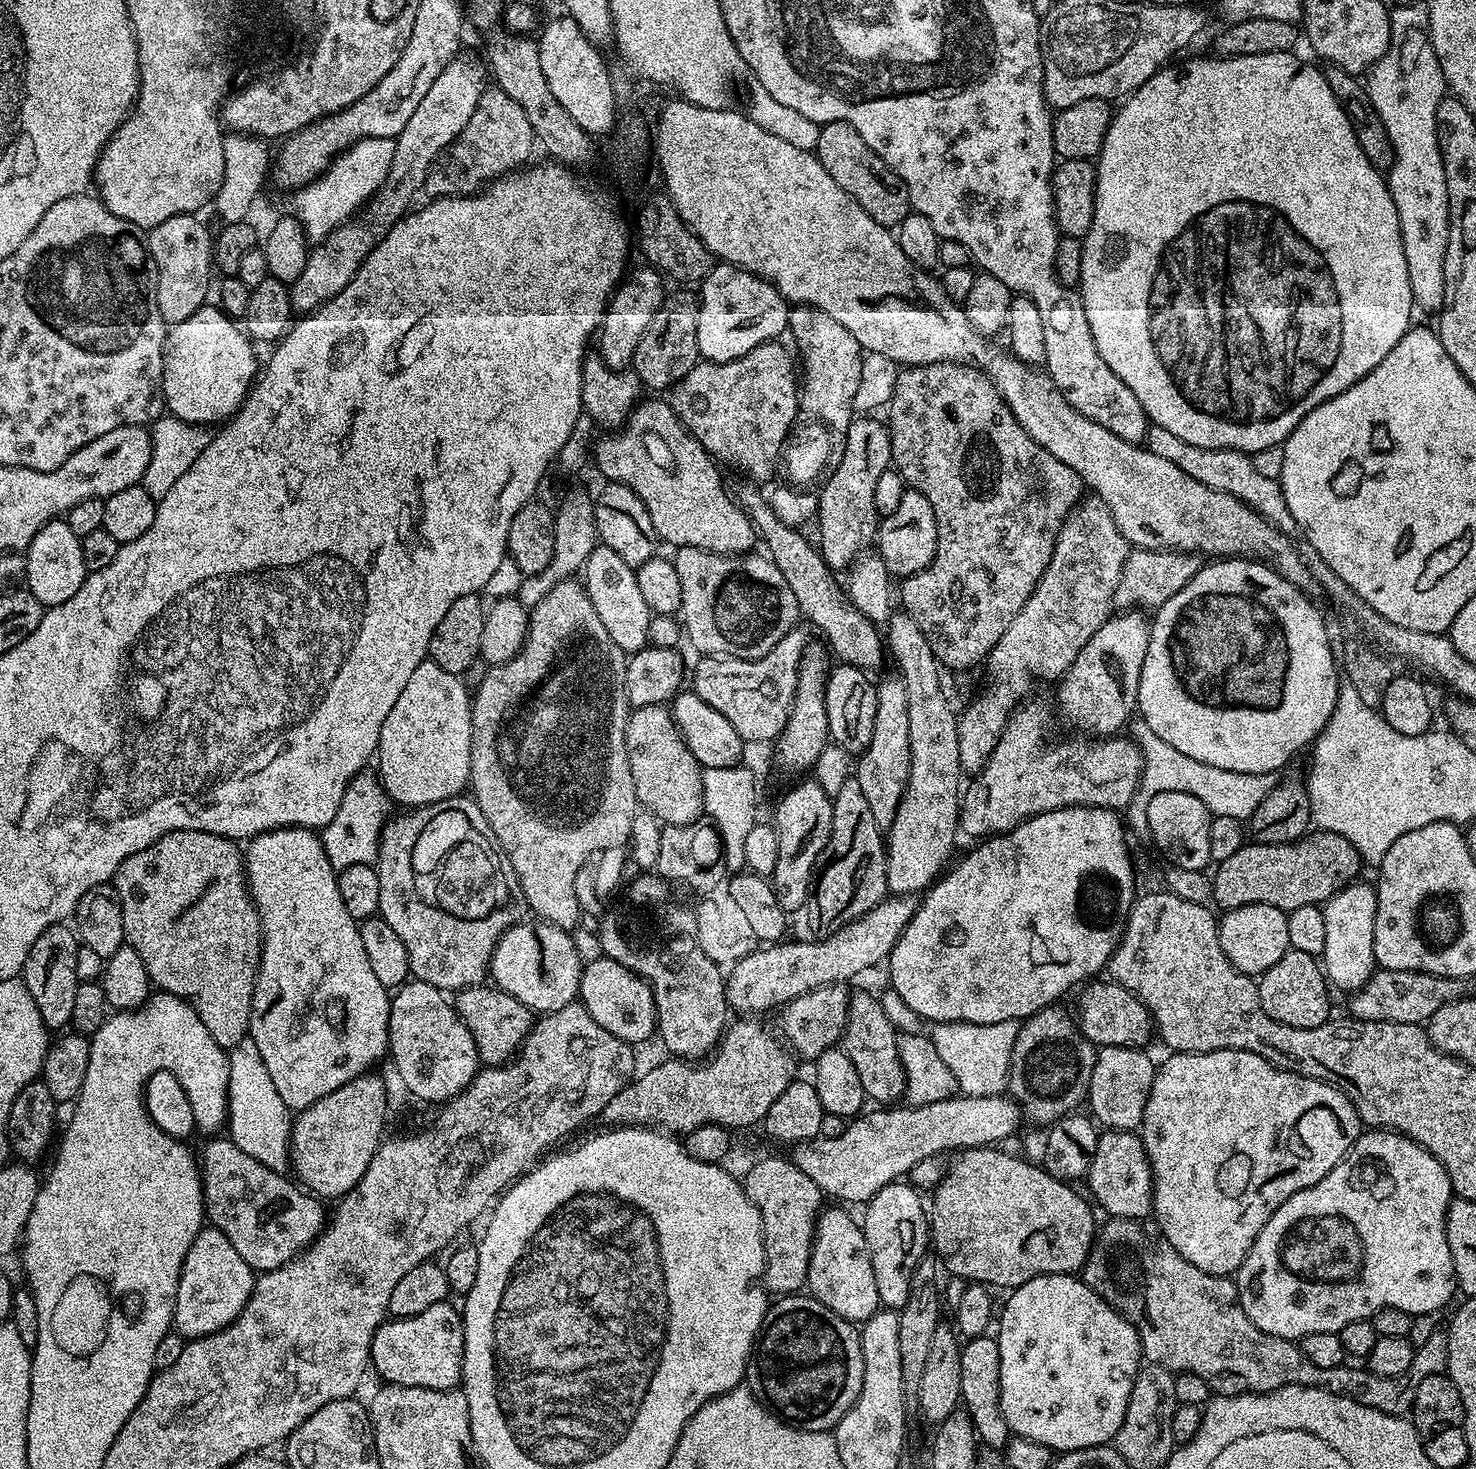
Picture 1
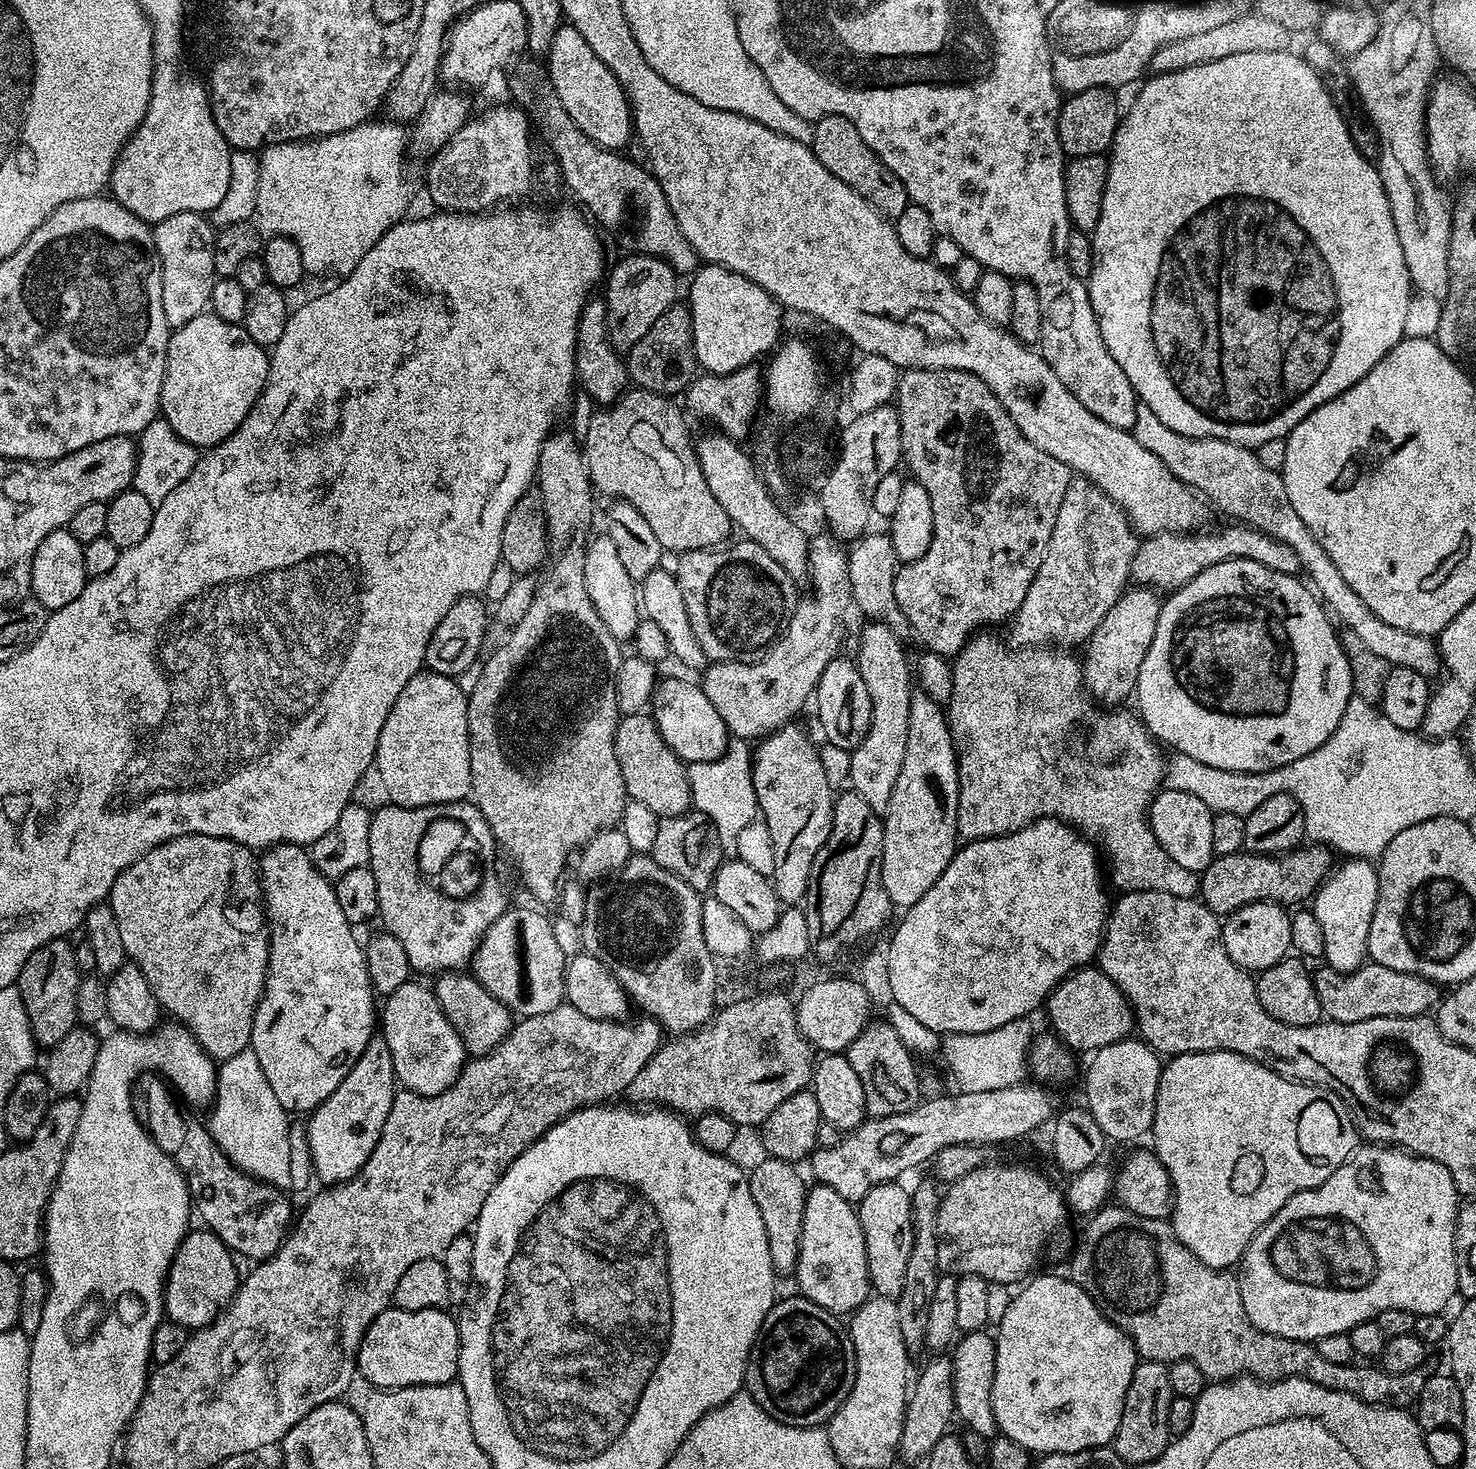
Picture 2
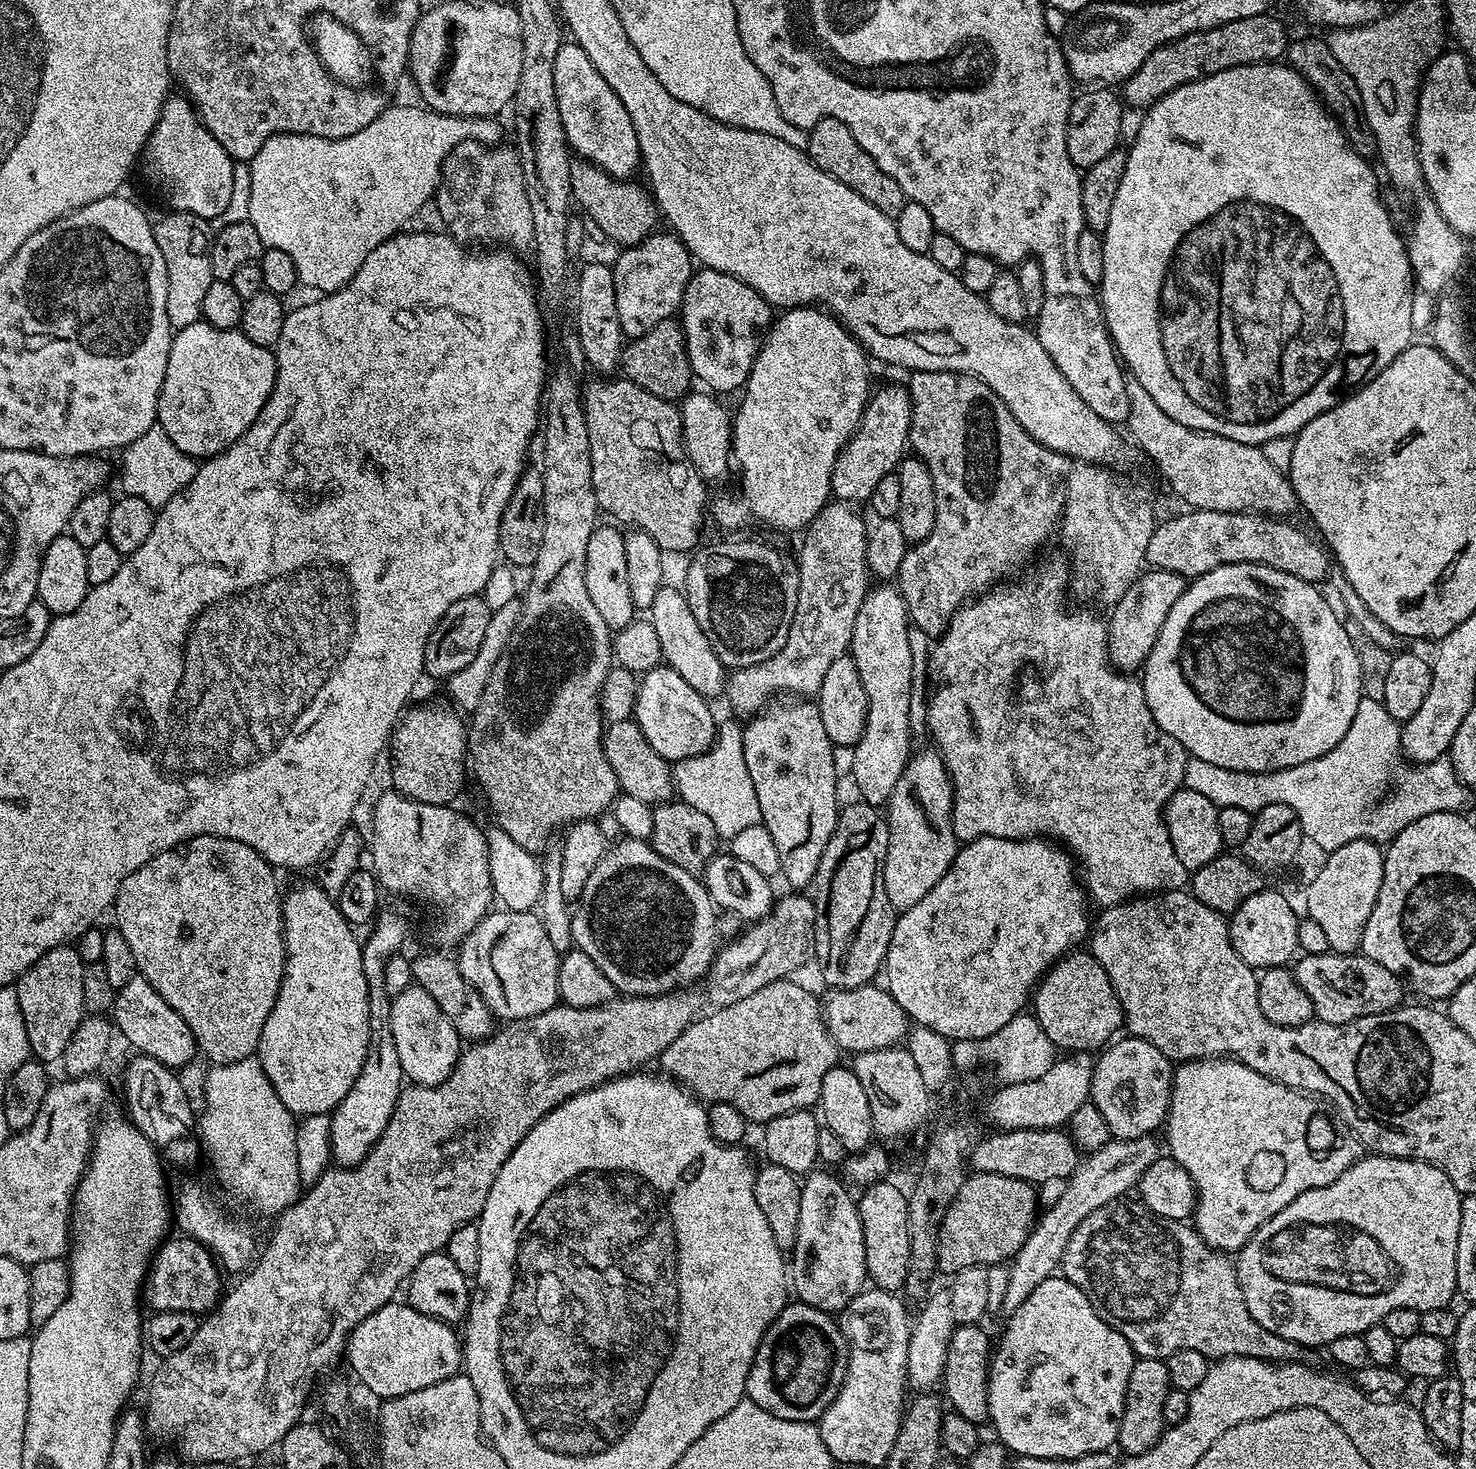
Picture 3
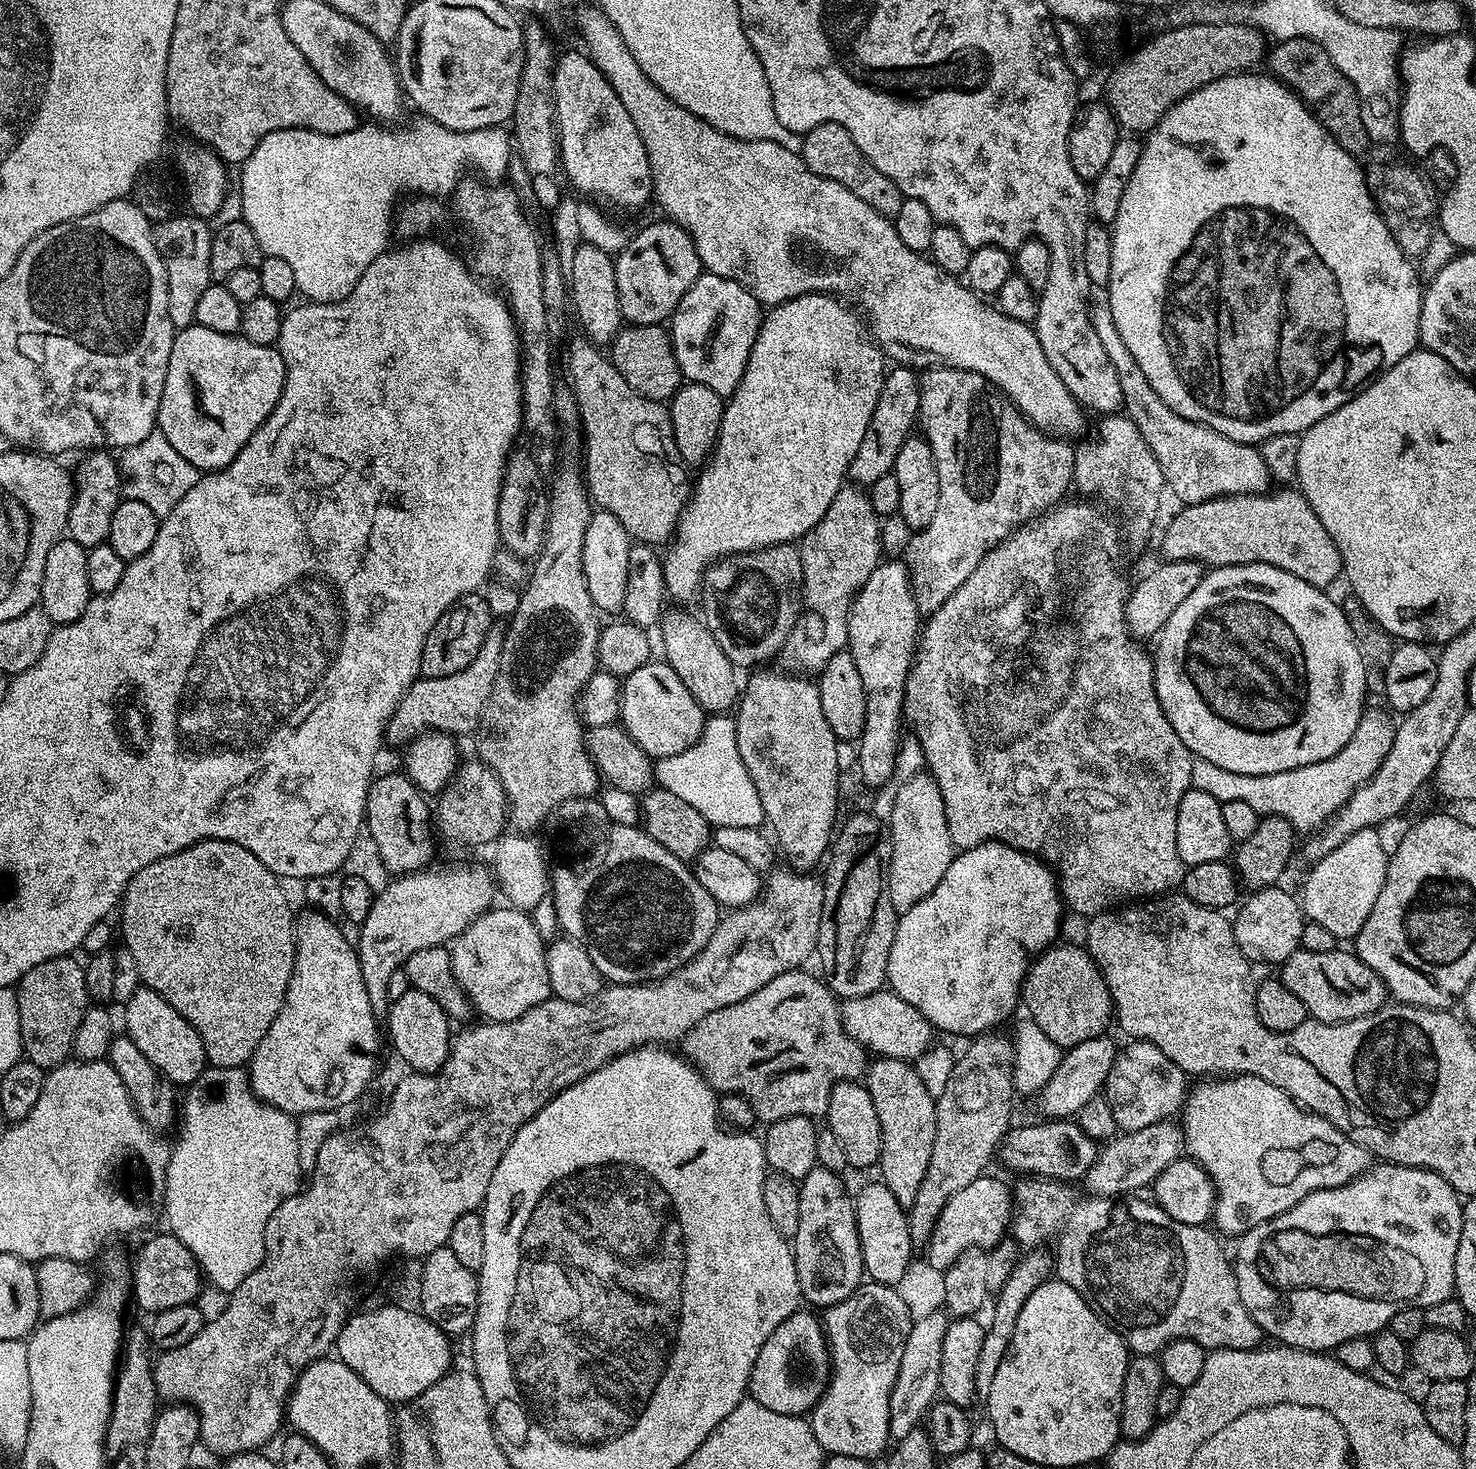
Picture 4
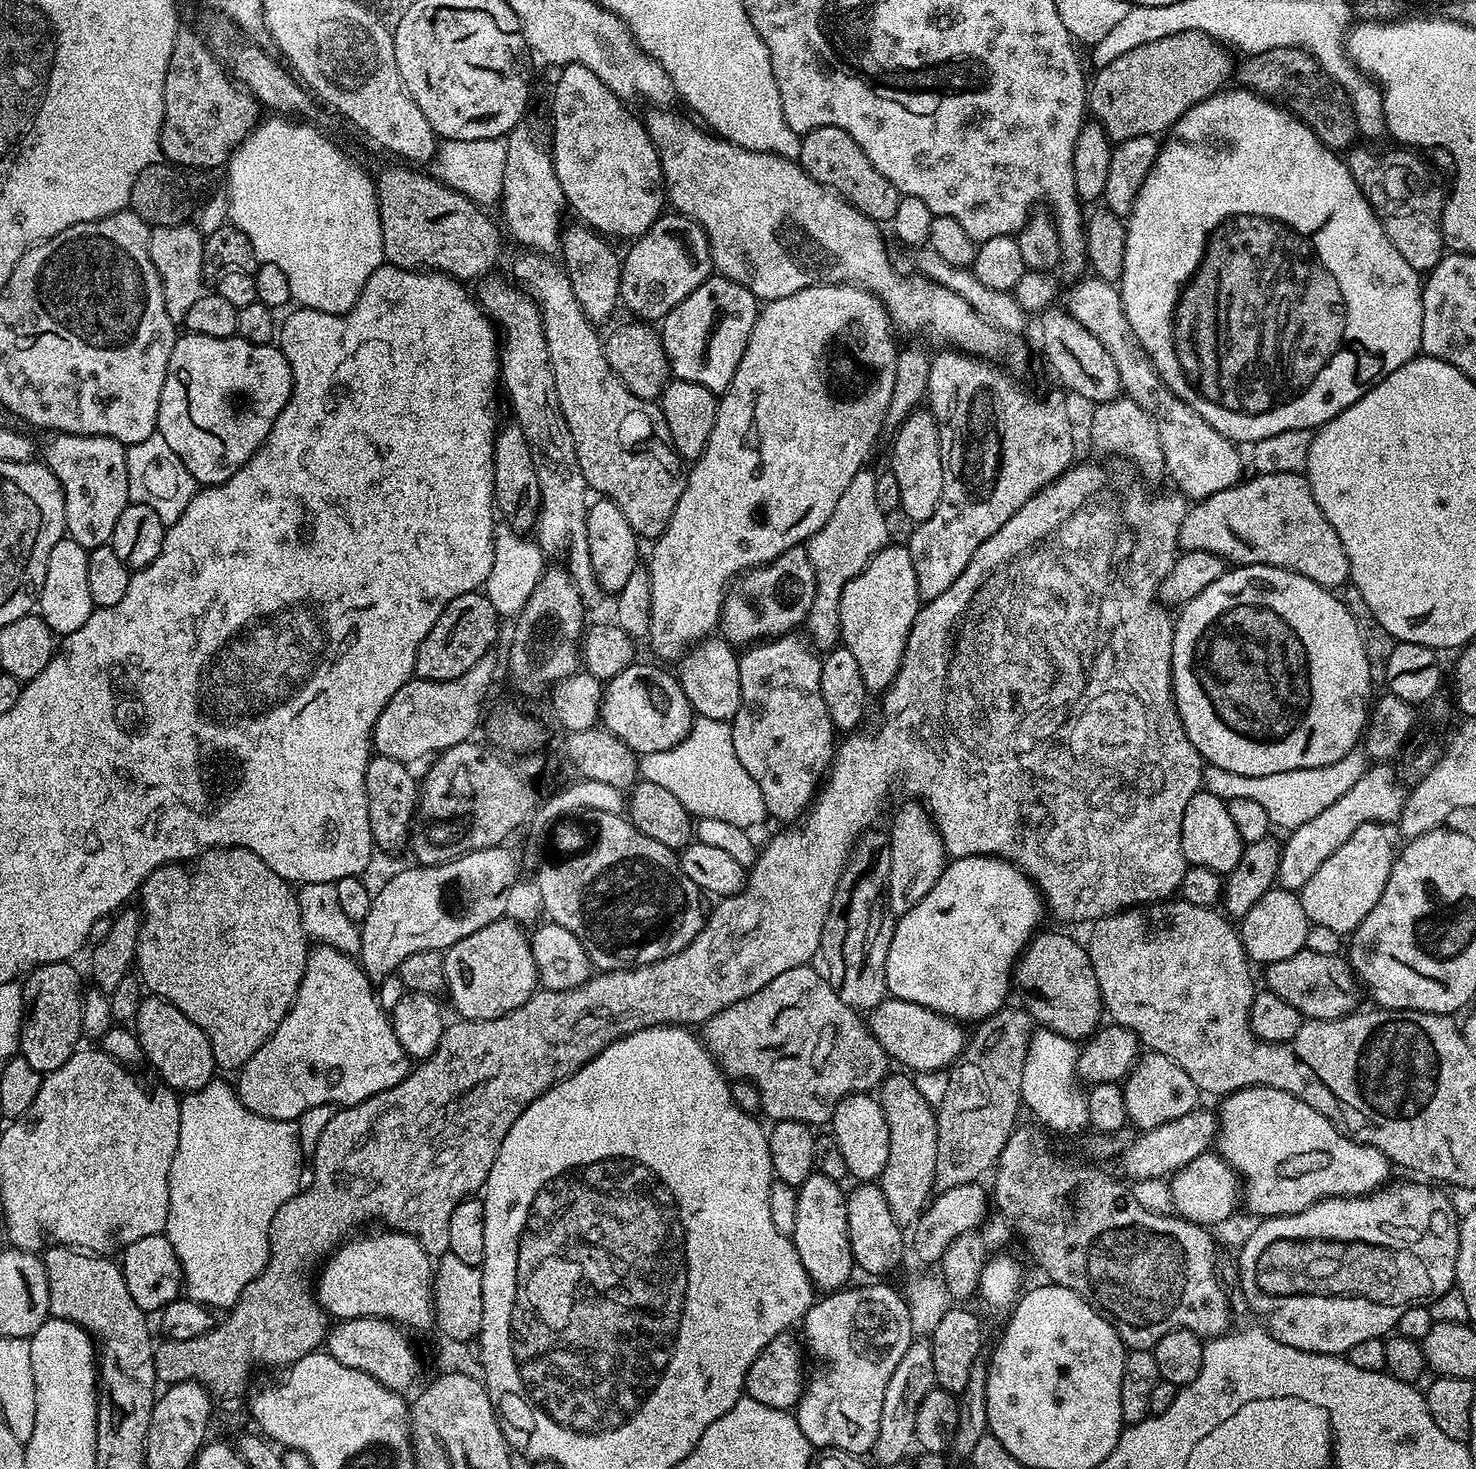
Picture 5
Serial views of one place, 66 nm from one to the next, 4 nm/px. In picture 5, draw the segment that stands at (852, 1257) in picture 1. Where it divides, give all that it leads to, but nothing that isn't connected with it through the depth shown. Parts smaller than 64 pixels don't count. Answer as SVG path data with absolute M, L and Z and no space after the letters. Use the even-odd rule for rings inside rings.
M813 1172L806 1182L797 1187L797 1221L792 1241L806 1274L812 1279L813 1289L824 1294L845 1287L854 1273L846 1214L847 1195L845 1189L841 1188L839 1181L817 1172Z

